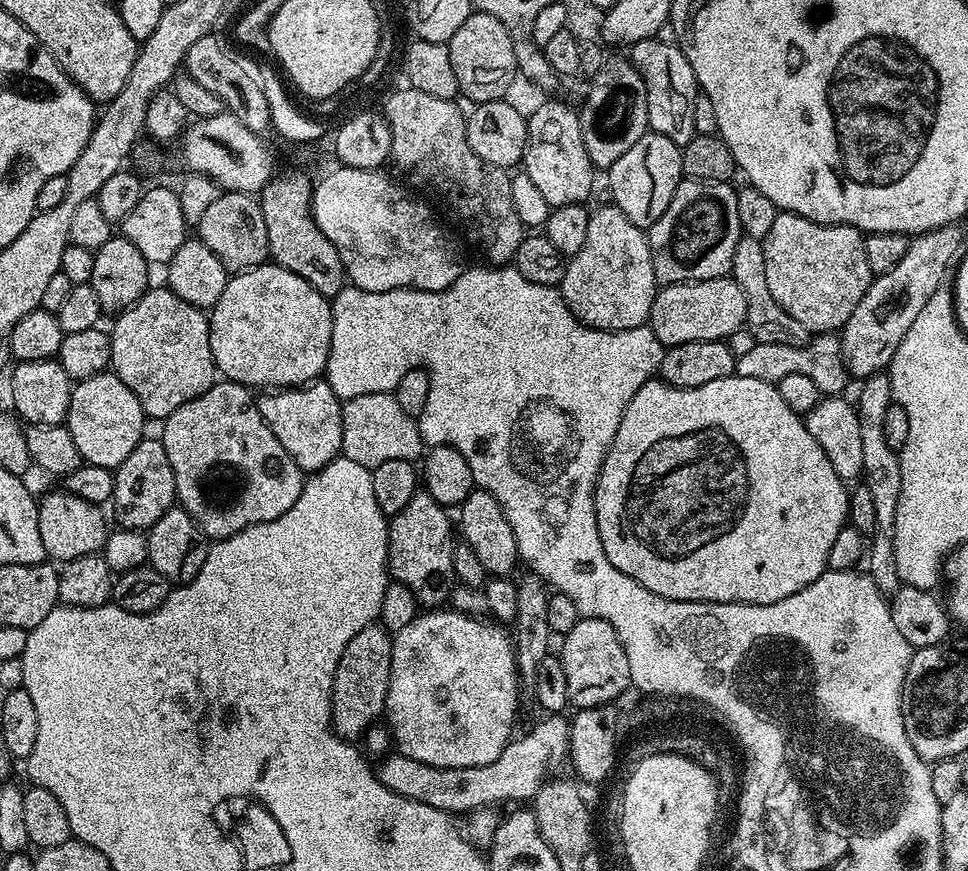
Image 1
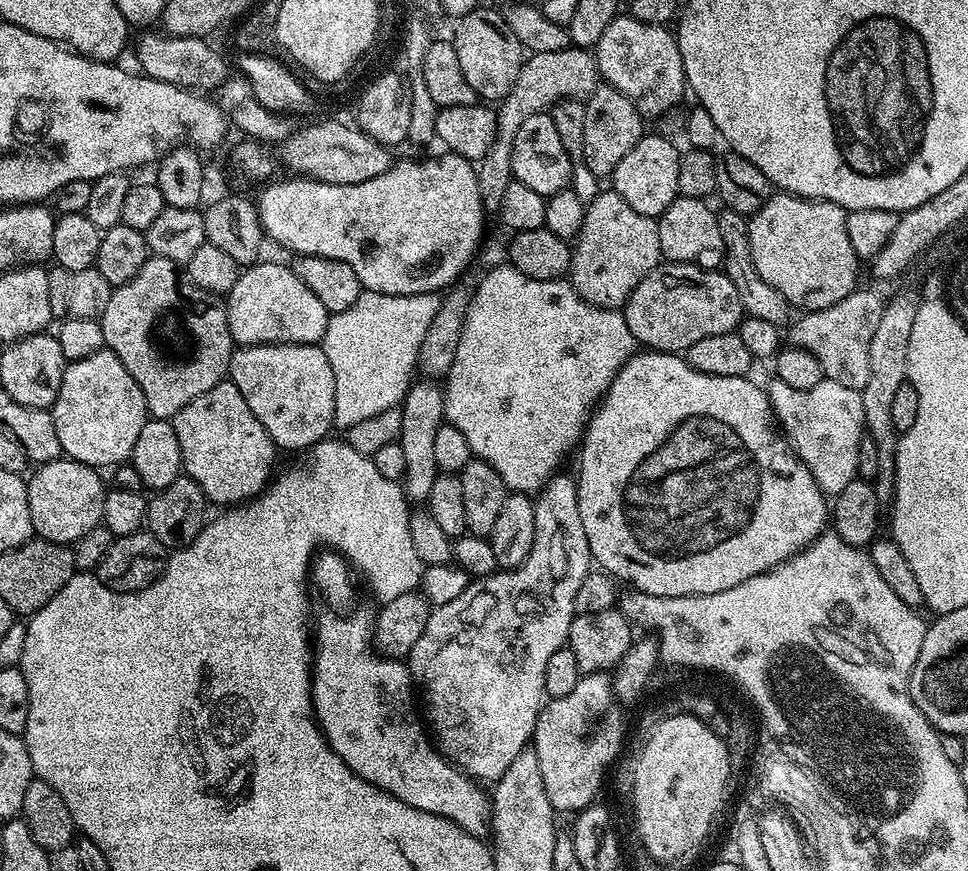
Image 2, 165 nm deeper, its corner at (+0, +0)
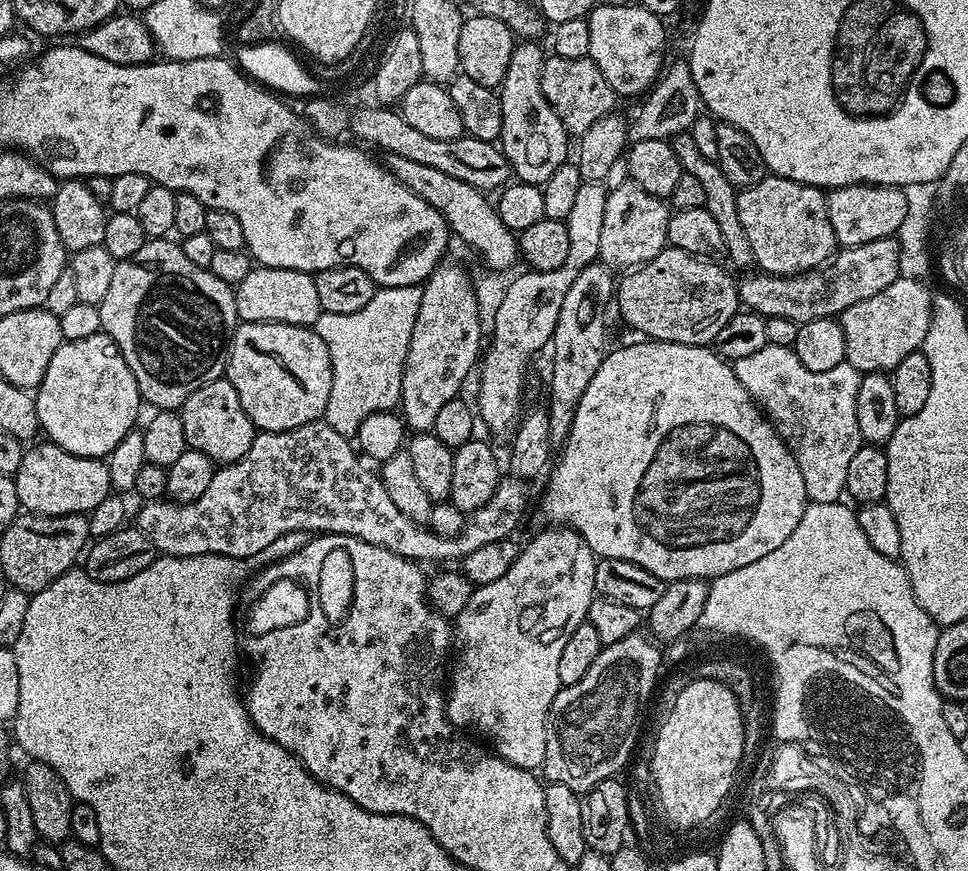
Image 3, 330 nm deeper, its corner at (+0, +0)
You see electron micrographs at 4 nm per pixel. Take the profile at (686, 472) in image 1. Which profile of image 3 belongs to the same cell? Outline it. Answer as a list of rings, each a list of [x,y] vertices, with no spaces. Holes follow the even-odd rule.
[[[647,338],[639,342],[641,344],[628,344],[625,348],[614,349],[613,352],[611,349],[605,355],[602,366],[598,366],[598,374],[590,378],[590,386],[586,386],[586,394],[582,394],[582,402],[578,402],[574,426],[562,445],[564,453],[551,469],[552,477],[548,480],[544,501],[540,504],[541,514],[553,525],[573,528],[597,557],[622,558],[626,562],[634,562],[642,566],[642,570],[650,570],[654,578],[665,582],[711,582],[717,576],[730,574],[730,570],[742,570],[742,566],[750,566],[750,562],[766,558],[766,554],[778,550],[778,546],[782,546],[782,542],[786,542],[786,538],[794,534],[794,526],[802,522],[802,514],[810,503],[806,494],[806,482],[802,482],[802,470],[794,454],[784,445],[784,439],[780,437],[772,421],[764,415],[760,405],[752,399],[746,386],[738,382],[735,367],[721,356],[717,356],[711,347]]]

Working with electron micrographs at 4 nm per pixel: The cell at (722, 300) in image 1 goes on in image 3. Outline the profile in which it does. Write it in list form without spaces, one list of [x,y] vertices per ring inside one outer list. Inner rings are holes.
[[[671,246],[663,248],[662,251],[660,251],[660,253],[658,253],[658,255],[655,256],[650,262],[646,262],[645,264],[641,264],[631,270],[625,271],[623,275],[621,275],[624,276],[621,278],[621,280],[619,277],[618,283],[614,288],[615,307],[620,307],[621,318],[624,319],[634,331],[641,332],[639,334],[641,337],[647,338],[649,340],[661,340],[662,342],[678,342],[679,344],[703,344],[705,346],[711,345],[716,339],[718,330],[722,330],[722,326],[726,326],[726,322],[730,322],[730,318],[734,318],[734,314],[741,311],[742,308],[740,302],[740,290],[737,281],[734,279],[734,276],[732,280],[731,274],[733,275],[733,273],[729,271],[727,267],[725,268],[726,269],[720,265],[720,262],[717,262],[712,258],[692,256],[688,252],[683,252],[682,250],[678,250],[677,248]]]

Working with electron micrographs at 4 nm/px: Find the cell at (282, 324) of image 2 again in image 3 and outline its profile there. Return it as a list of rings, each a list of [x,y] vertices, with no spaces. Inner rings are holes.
[[[253,267],[242,282],[235,285],[236,314],[245,324],[297,324],[303,328],[315,325],[320,316],[318,286],[309,273],[289,268]]]

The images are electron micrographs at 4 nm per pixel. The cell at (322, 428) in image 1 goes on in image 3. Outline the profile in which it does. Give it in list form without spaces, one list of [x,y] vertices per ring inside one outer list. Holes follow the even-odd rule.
[[[237,323],[232,339],[228,341],[228,367],[226,378],[234,390],[238,390],[238,402],[242,402],[242,410],[251,418],[253,424],[261,432],[281,432],[282,430],[294,430],[298,426],[306,426],[310,422],[321,419],[326,410],[326,402],[330,398],[330,386],[332,385],[332,367],[330,366],[330,350],[326,350],[326,342],[311,327],[303,328],[297,324],[253,324]]]

